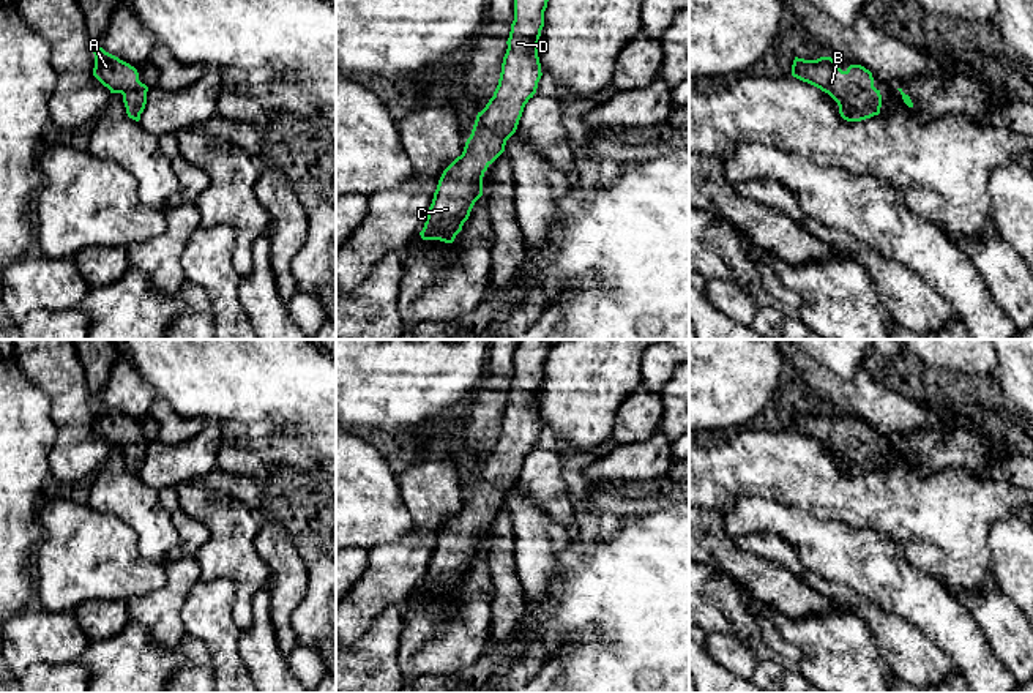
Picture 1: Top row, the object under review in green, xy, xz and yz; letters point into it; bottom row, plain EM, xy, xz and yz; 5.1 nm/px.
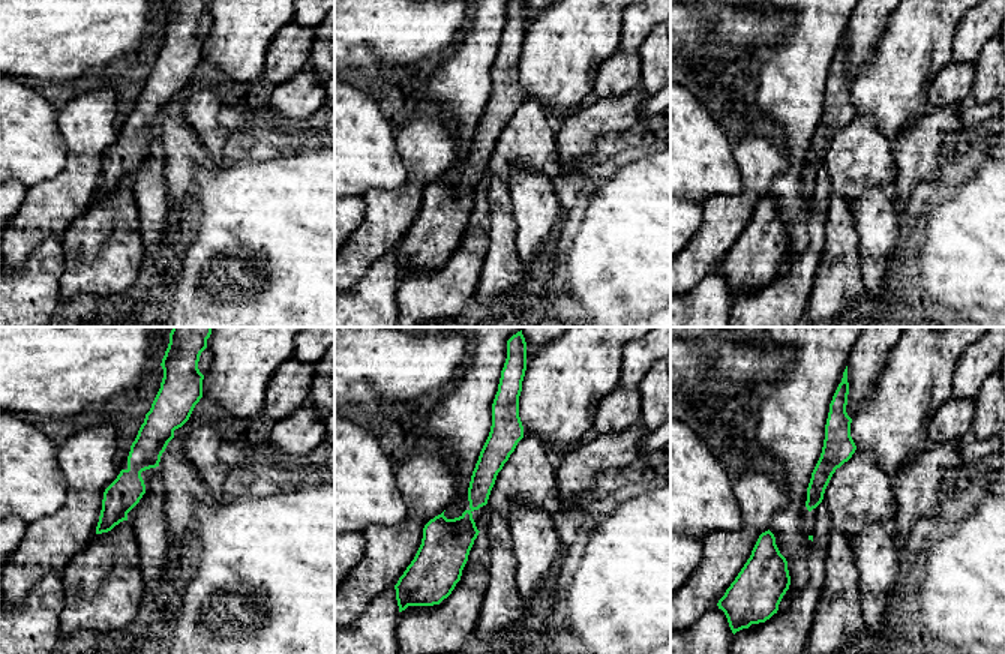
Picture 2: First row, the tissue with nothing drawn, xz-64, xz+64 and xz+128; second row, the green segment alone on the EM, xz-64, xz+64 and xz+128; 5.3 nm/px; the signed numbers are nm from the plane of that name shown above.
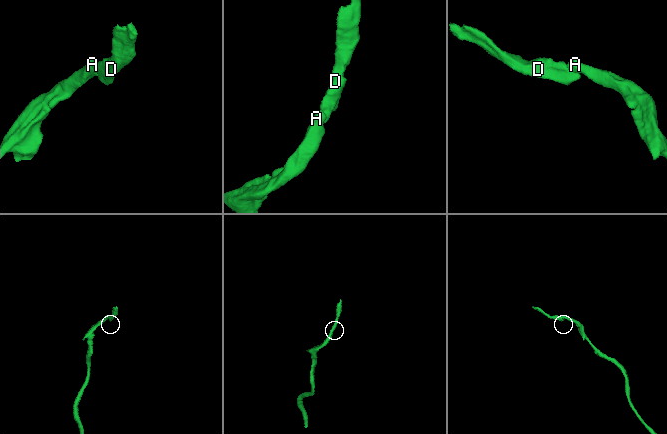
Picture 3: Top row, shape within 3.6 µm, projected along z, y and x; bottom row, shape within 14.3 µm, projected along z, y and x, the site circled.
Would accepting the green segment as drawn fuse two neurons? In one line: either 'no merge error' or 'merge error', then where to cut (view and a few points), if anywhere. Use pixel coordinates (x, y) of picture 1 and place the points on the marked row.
no merge error; cut none

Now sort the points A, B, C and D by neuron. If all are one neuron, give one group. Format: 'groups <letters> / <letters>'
groups A B C D

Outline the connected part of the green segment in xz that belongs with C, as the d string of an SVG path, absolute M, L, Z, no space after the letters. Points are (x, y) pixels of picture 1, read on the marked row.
M514 0L508 49L494 96L478 112L464 152L442 174L423 230L423 240L453 243L483 196L487 167L505 152L524 107L543 76L538 43L549 0Z

